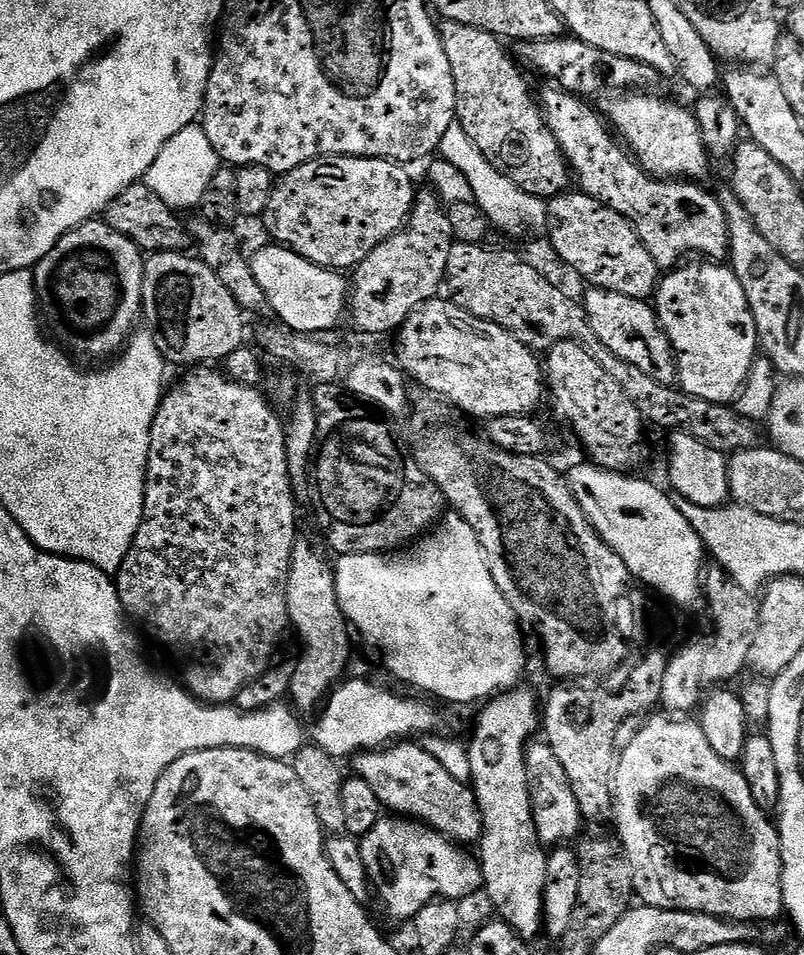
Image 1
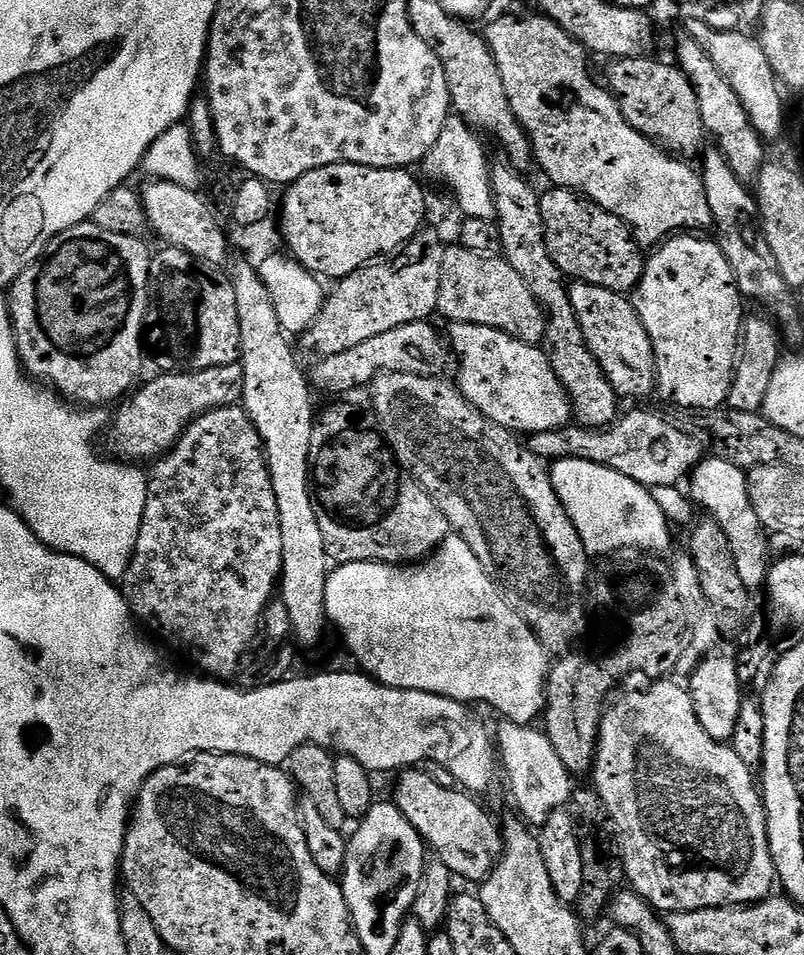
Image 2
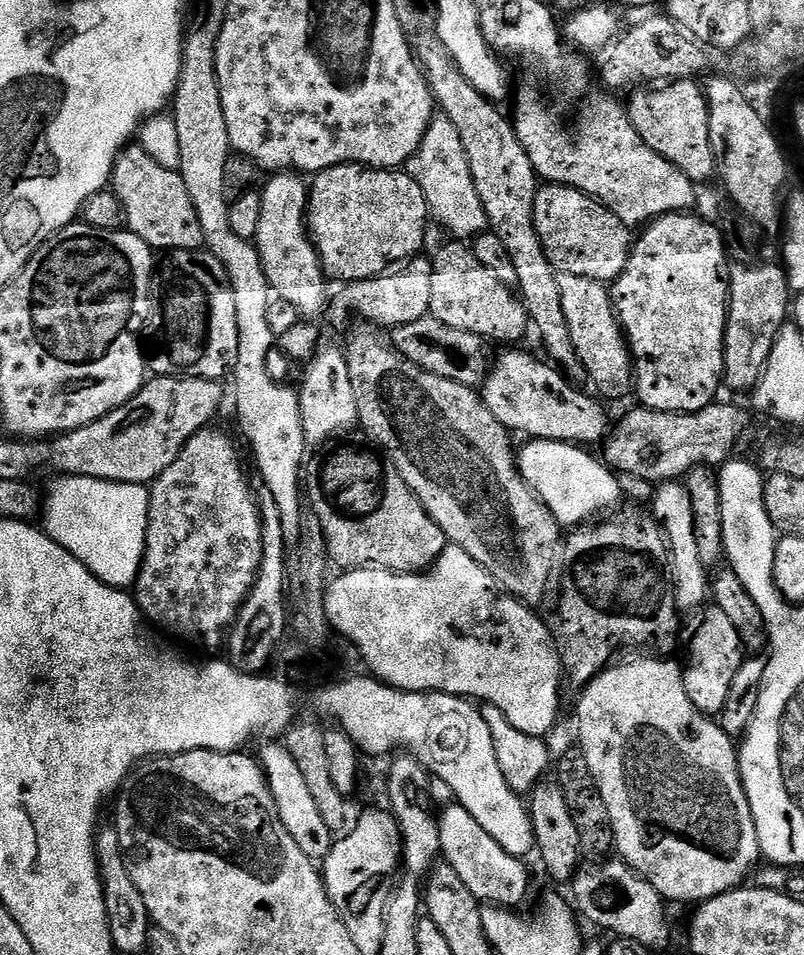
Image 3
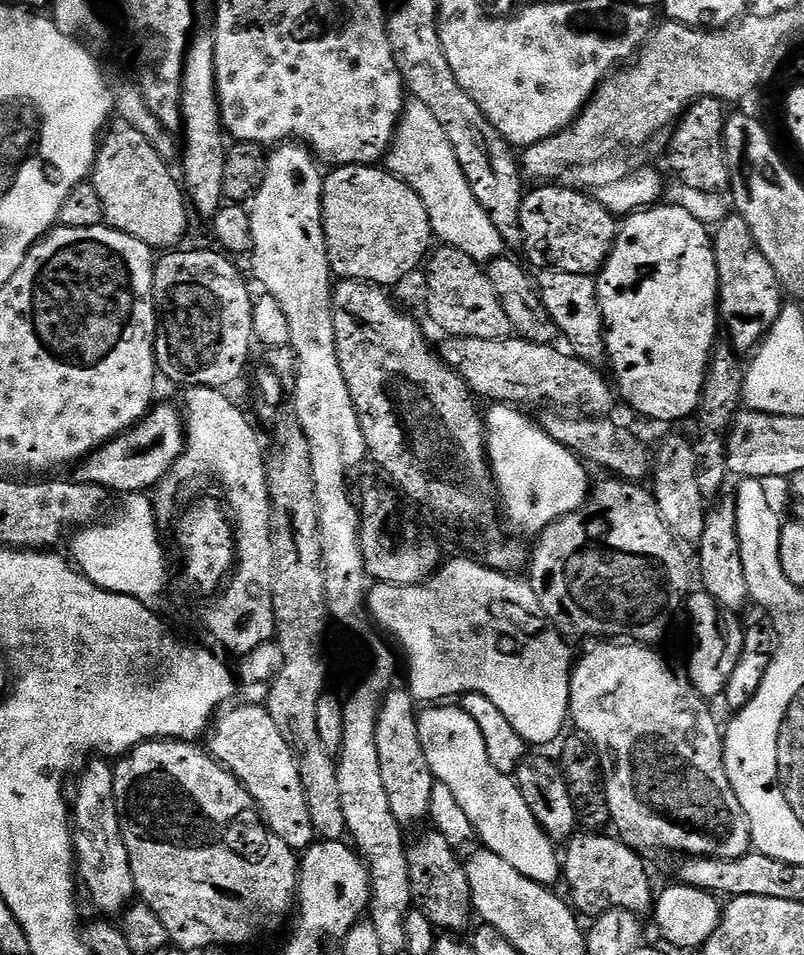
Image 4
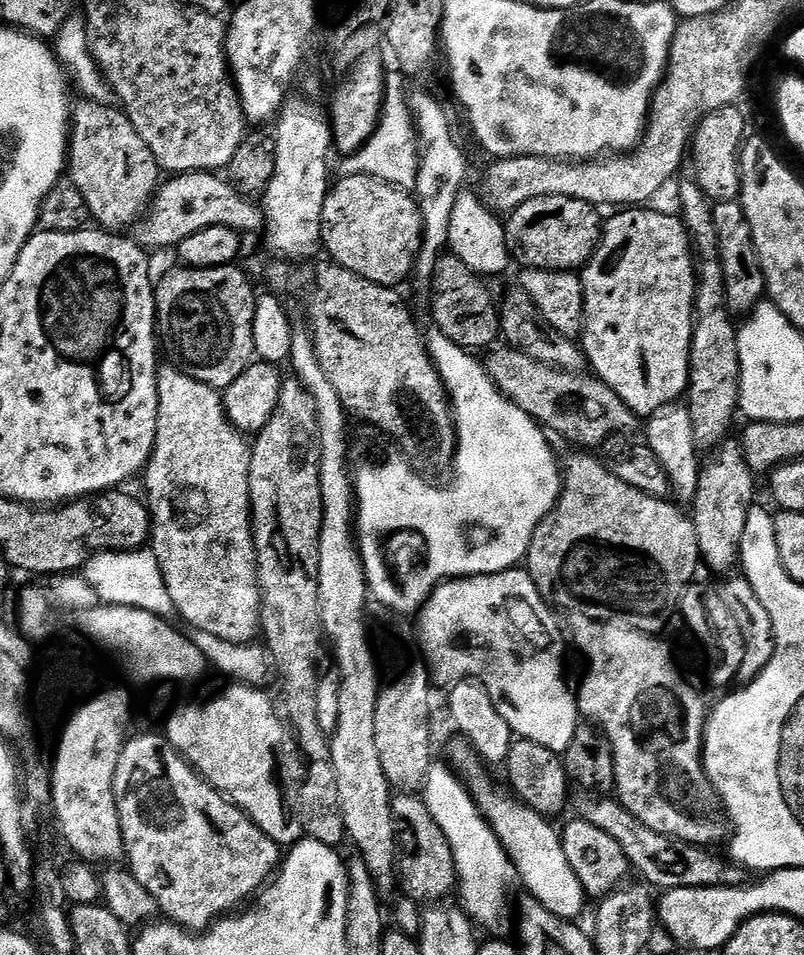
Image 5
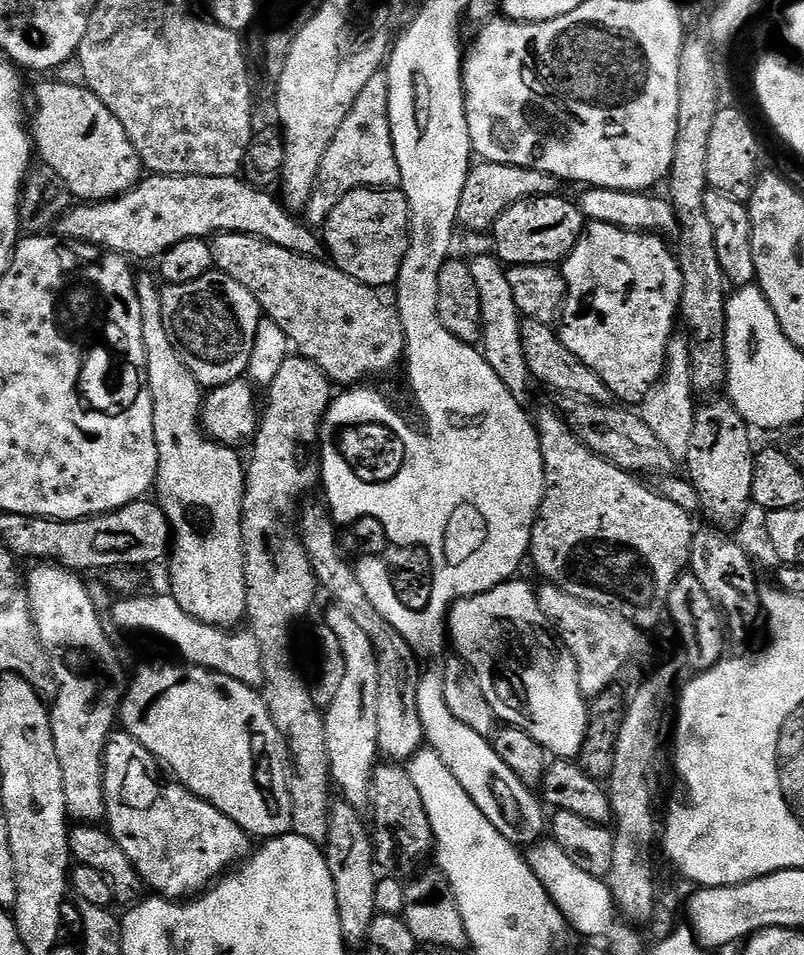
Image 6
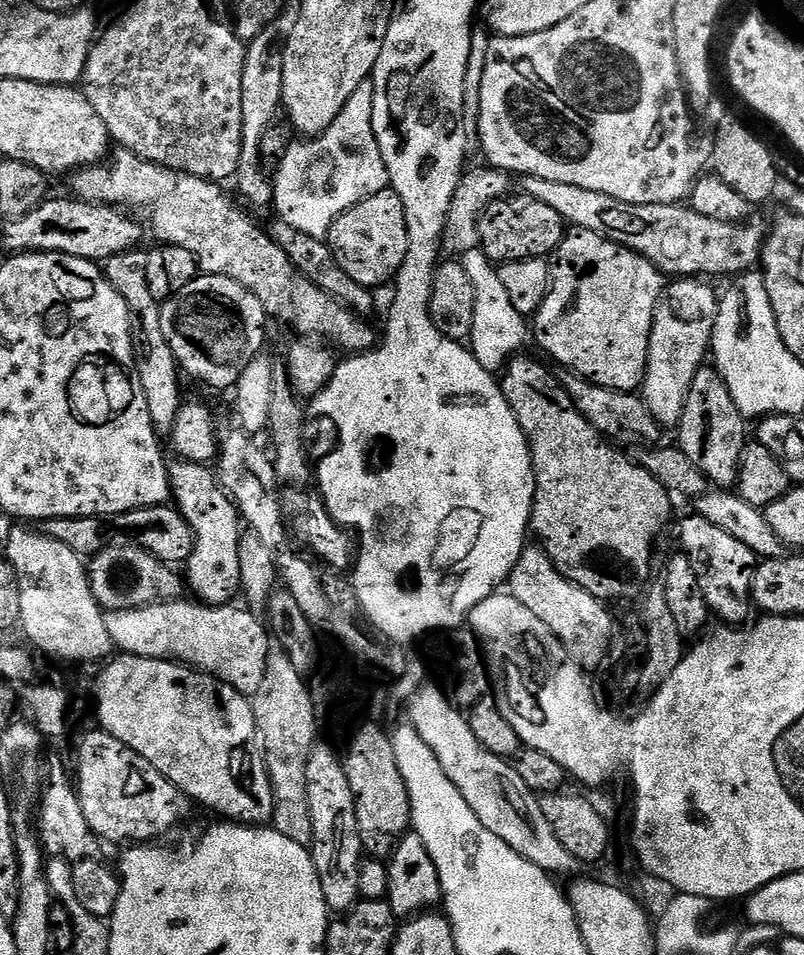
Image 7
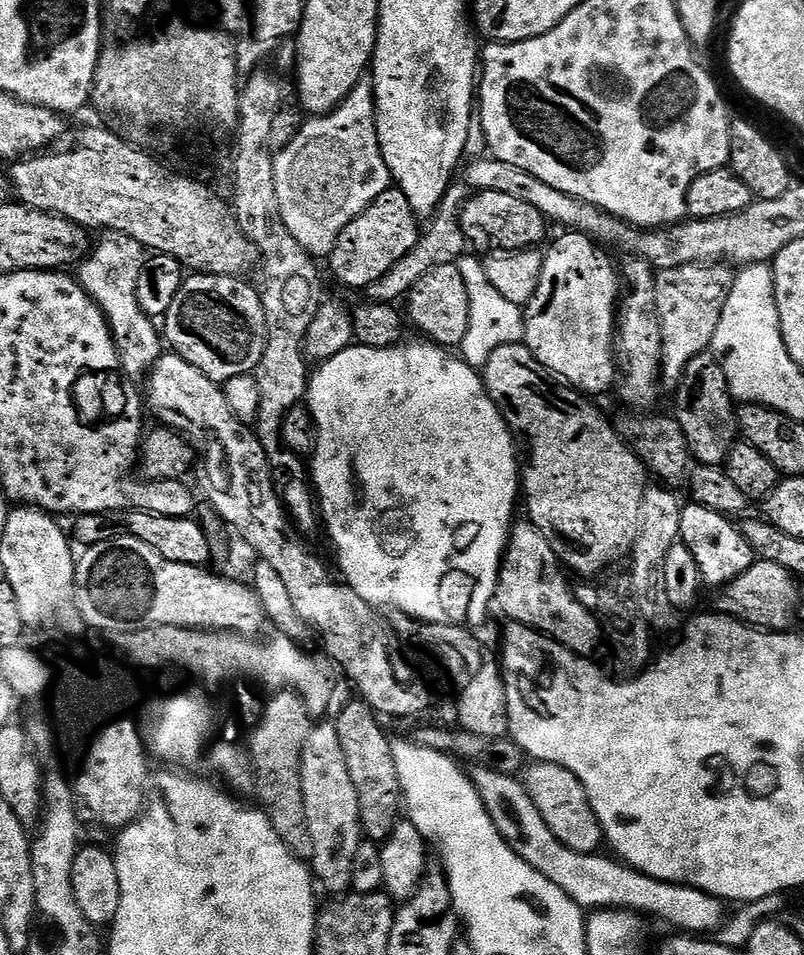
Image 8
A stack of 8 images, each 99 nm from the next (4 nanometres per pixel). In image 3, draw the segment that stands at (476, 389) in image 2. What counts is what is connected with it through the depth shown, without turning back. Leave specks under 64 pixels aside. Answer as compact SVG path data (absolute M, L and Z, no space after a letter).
M520 350L501 351L504 353L497 360L495 357L488 377L484 379L482 395L490 414L494 414L509 432L528 436L524 438L575 442L580 446L599 445L610 432L605 405L599 399L591 400L586 393L571 388L569 377L559 367L516 351Z

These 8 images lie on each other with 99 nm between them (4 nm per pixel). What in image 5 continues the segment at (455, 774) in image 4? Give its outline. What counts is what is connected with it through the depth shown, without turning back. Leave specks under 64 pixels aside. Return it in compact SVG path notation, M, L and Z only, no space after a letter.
M456 738L453 742L450 764L472 793L472 799L476 801L484 820L492 828L492 833L500 839L500 845L508 852L512 865L516 868L519 883L528 887L527 895L546 910L550 910L550 914L561 916L563 920L575 921L576 915L584 908L586 893L570 862L566 862L566 850L562 850L560 832L552 829L548 825L551 823L545 817L539 816L532 808L524 807L511 795L508 797L494 781L488 780L484 773L485 765L472 751L472 745L463 739Z

